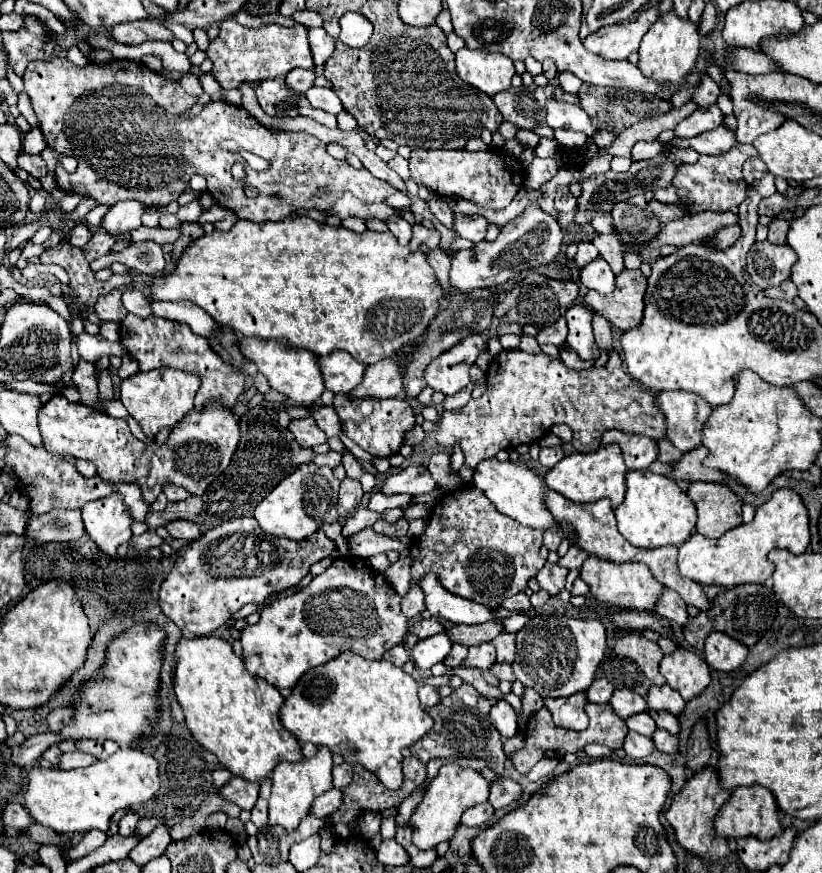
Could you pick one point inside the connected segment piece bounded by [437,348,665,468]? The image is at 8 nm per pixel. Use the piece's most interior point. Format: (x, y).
(526, 394)

